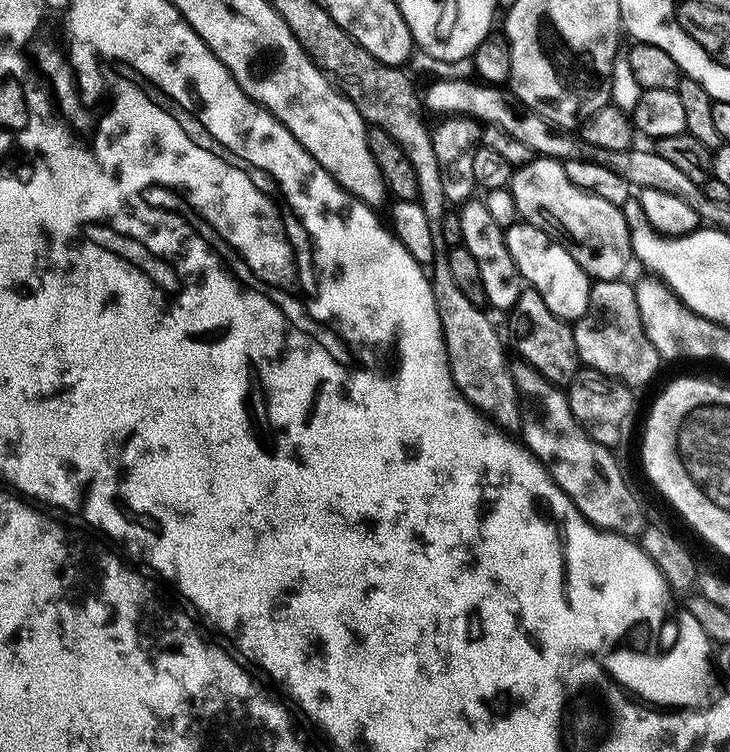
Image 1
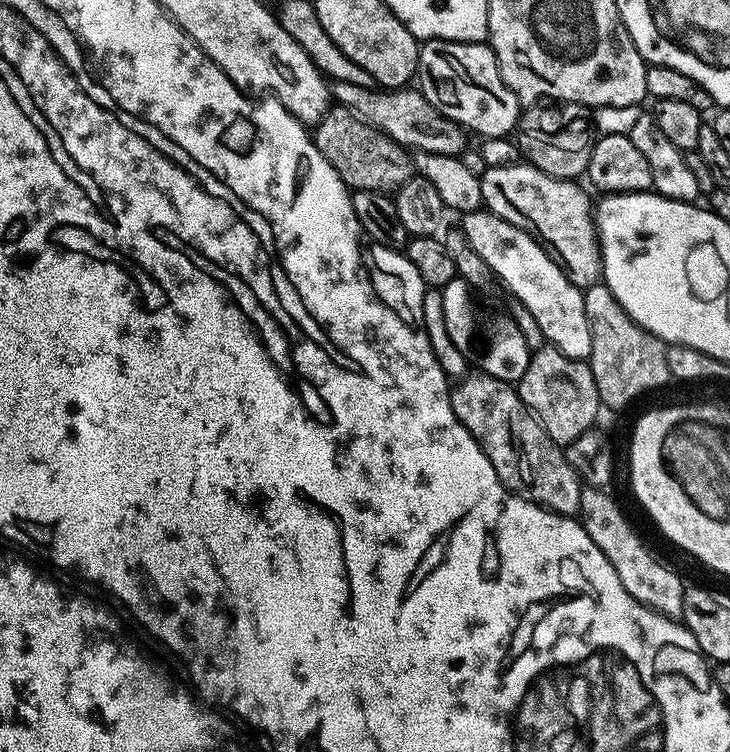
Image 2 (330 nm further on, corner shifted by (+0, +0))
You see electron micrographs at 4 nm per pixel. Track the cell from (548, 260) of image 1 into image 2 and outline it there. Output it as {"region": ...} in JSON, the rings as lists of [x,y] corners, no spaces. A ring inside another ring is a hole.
{"region":[[[487,210],[463,213],[462,231],[466,242],[482,254],[482,262],[490,266],[497,281],[516,295],[515,299],[534,314],[534,322],[542,326],[545,341],[575,360],[587,360],[590,354],[590,326],[584,309],[584,294],[566,278],[566,274],[542,250],[530,234],[518,230],[510,222]]]}

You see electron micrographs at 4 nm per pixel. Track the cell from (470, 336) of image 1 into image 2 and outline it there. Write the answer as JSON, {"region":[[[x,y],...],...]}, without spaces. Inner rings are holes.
{"region":[[[485,374],[477,375],[464,376],[451,389],[452,409],[458,422],[466,426],[466,430],[476,439],[478,446],[486,454],[486,458],[490,458],[490,466],[494,466],[498,478],[509,492],[521,496],[524,500],[529,500],[531,504],[536,504],[539,508],[556,512],[559,516],[575,517],[580,512],[582,481],[567,460],[565,449],[554,443],[550,434],[546,434],[546,430],[540,425],[539,418],[522,402],[519,391],[511,383]]]}

